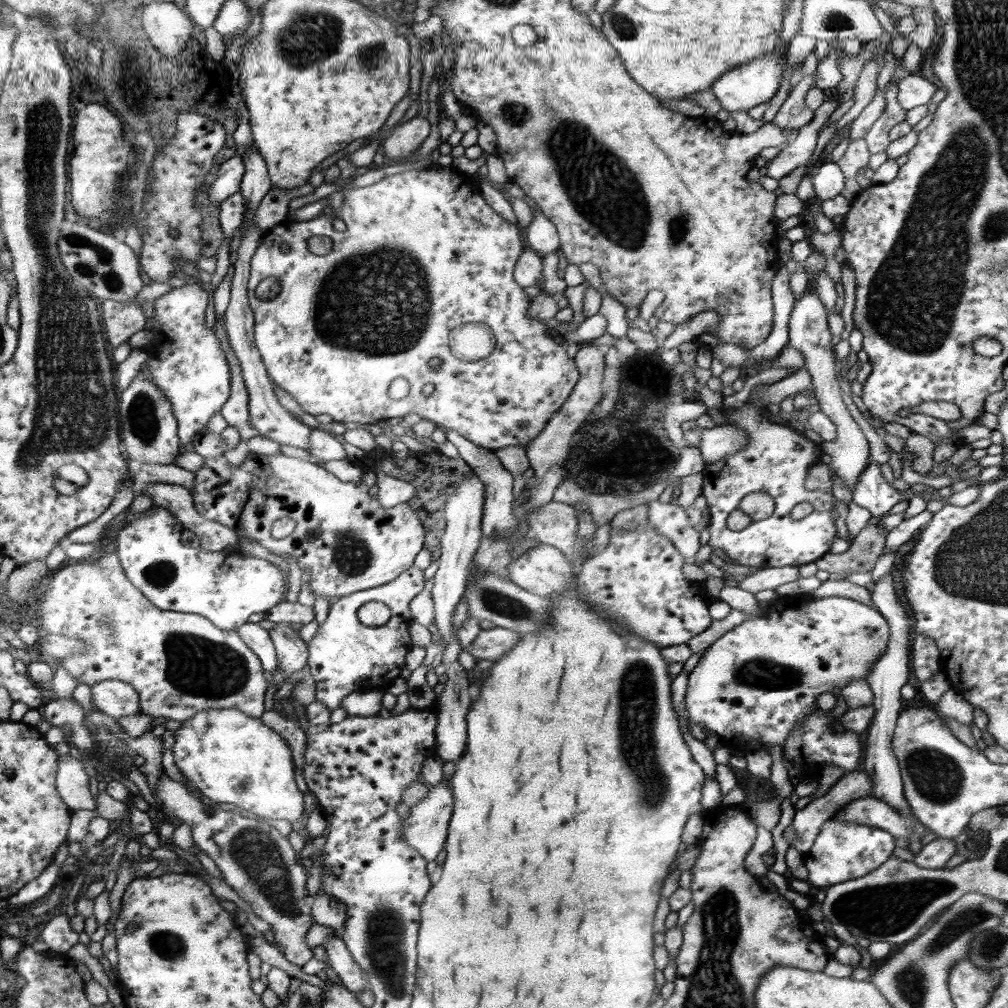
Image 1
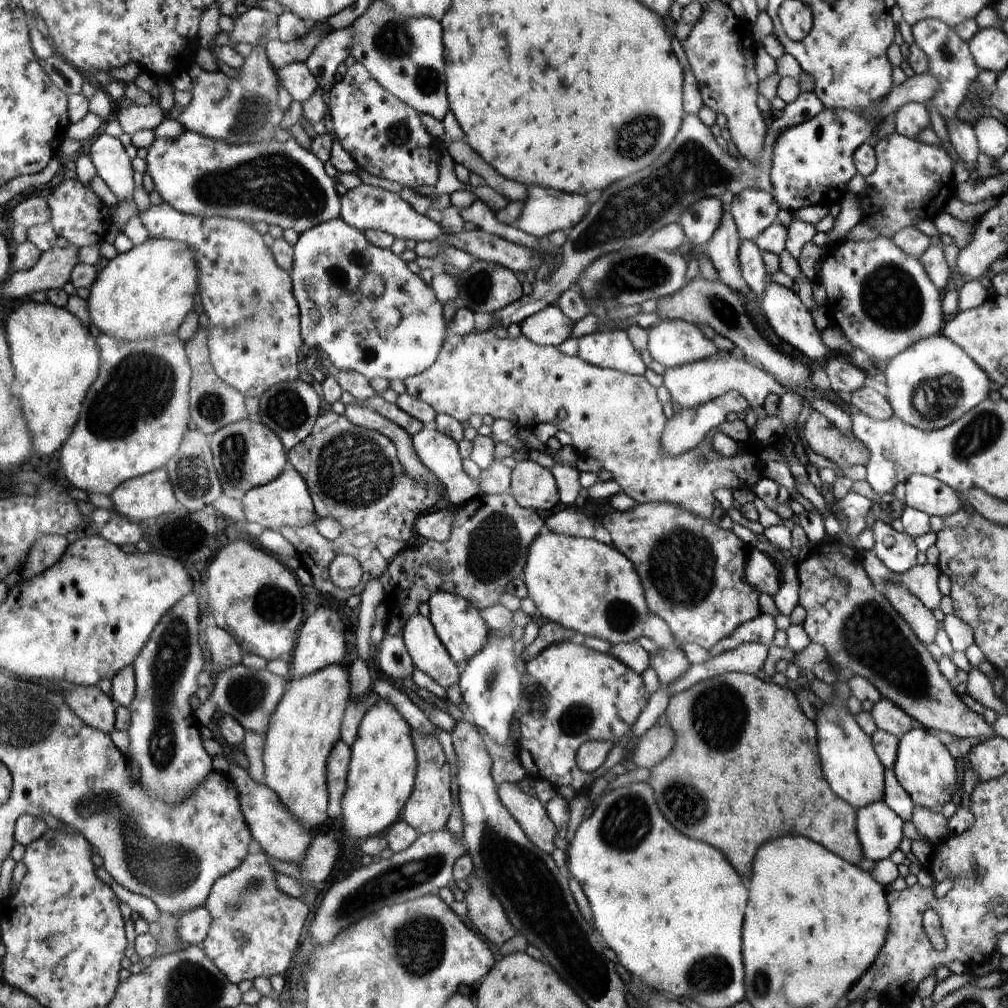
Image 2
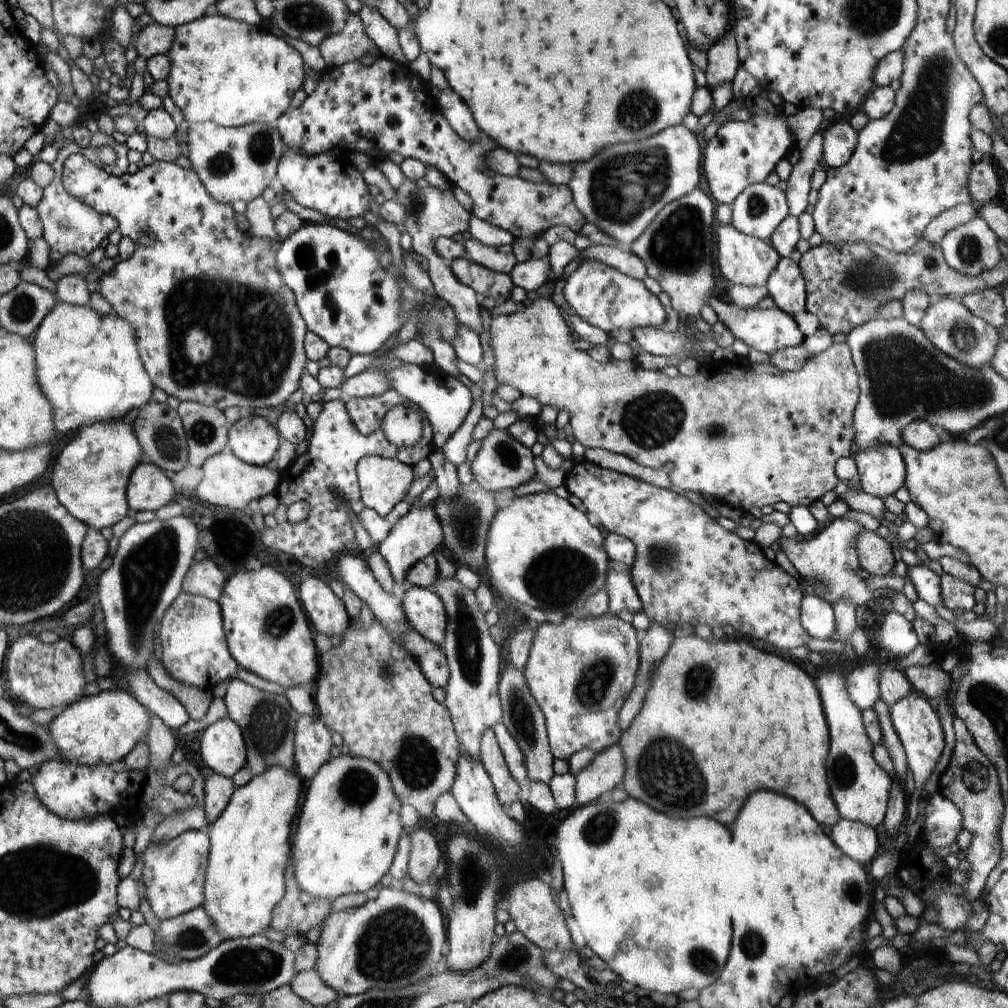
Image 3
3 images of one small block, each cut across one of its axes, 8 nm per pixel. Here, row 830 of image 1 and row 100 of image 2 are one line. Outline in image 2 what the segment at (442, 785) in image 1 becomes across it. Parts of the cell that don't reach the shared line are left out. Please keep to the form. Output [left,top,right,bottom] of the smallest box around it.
[350,1,449,121]

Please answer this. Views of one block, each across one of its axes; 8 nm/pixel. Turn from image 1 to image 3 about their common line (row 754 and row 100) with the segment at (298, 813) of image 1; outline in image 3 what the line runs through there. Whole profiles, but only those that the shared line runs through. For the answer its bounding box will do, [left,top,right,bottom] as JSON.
[166,11,306,127]

